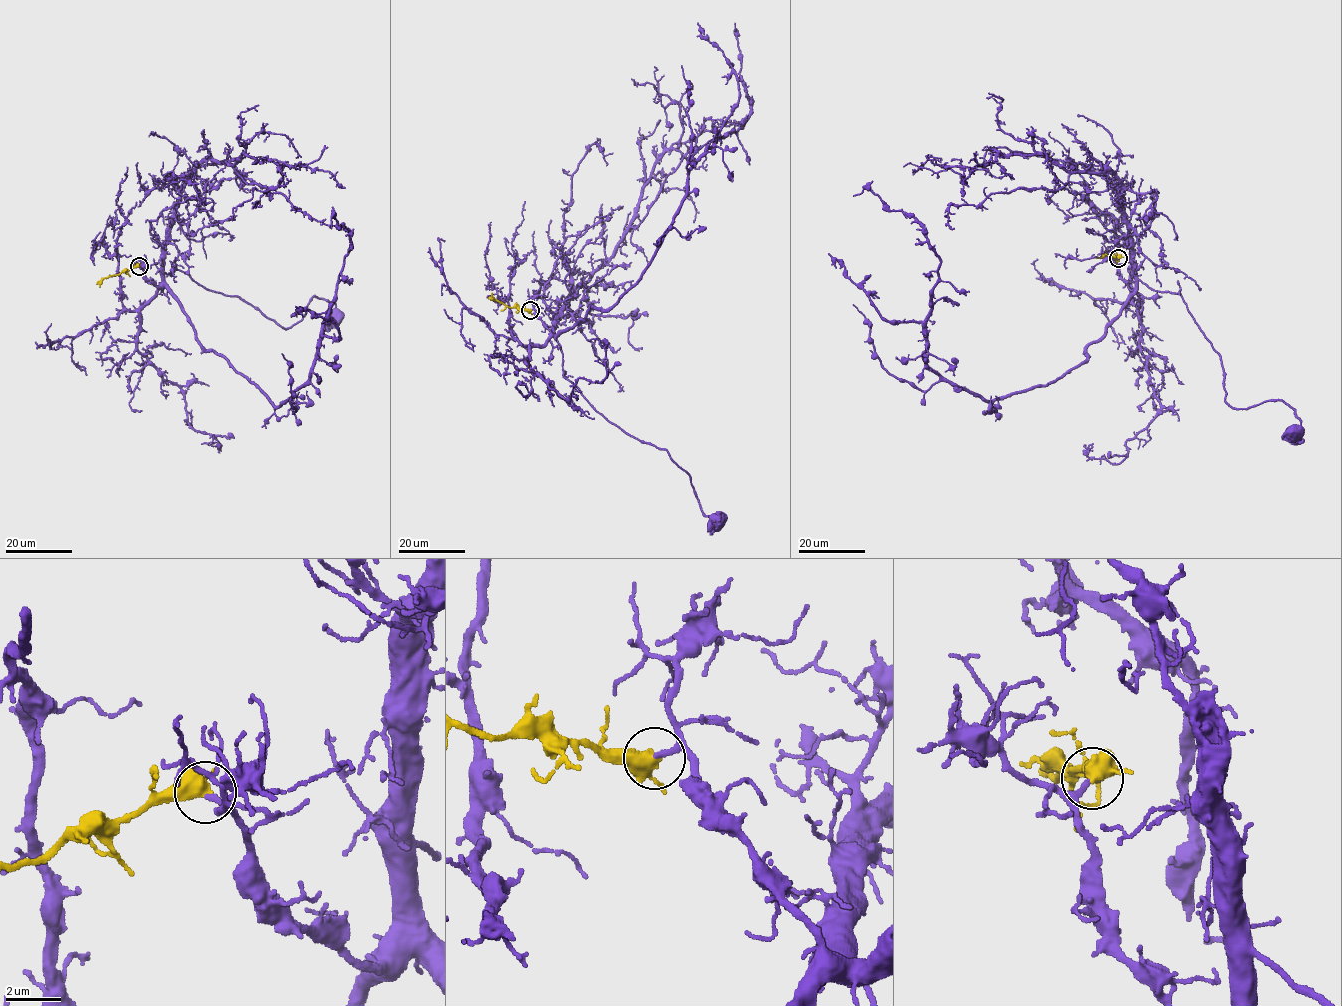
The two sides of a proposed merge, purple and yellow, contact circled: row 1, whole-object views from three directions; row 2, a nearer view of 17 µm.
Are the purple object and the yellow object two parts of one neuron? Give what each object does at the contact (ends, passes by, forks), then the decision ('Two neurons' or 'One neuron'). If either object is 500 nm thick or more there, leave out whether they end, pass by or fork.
At the ring purple ends. At the ring yellow passes by. One neuron

